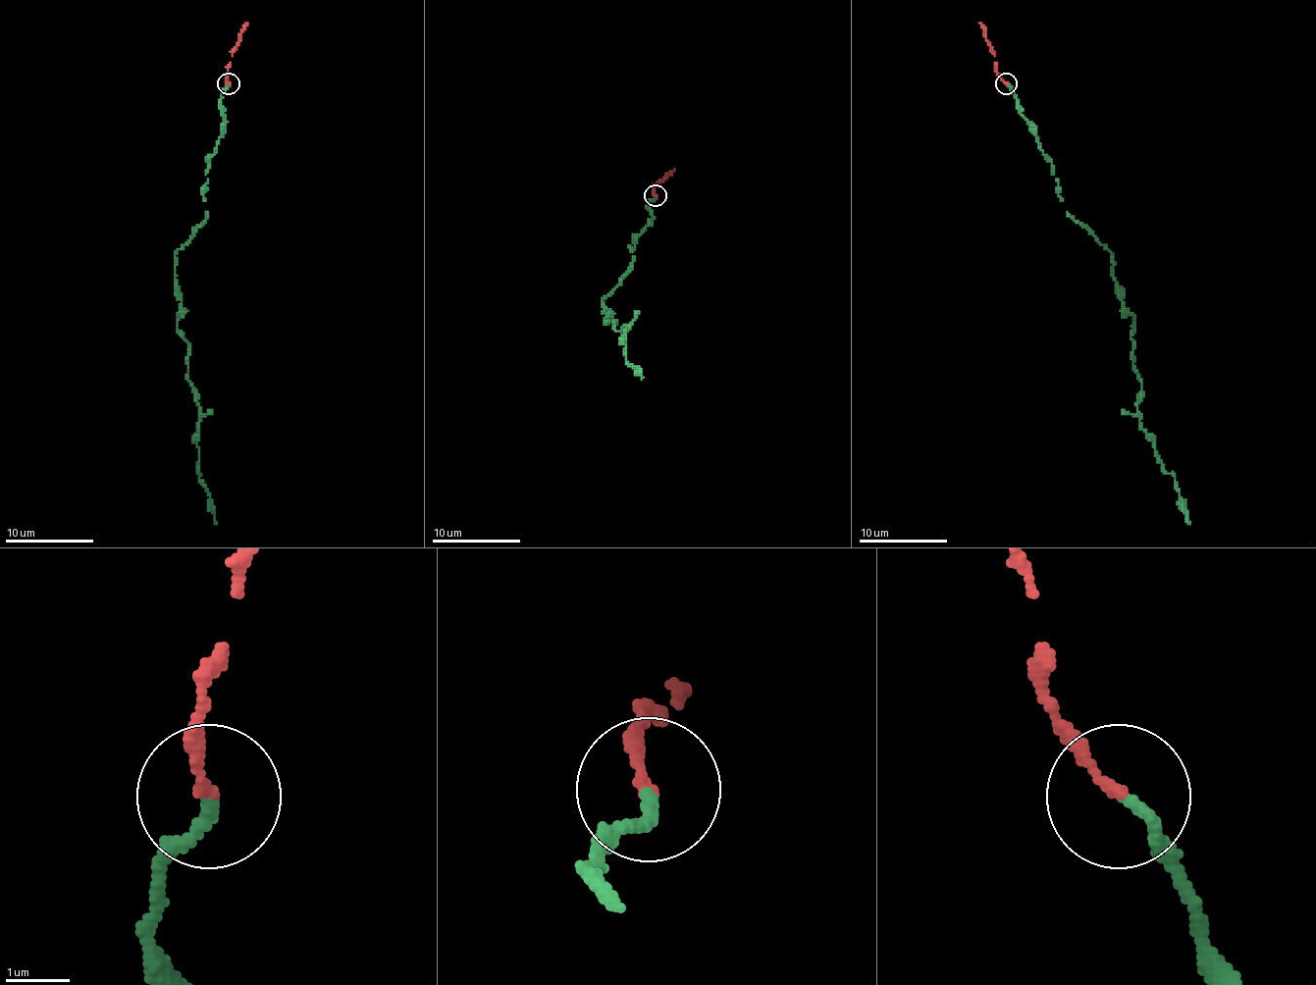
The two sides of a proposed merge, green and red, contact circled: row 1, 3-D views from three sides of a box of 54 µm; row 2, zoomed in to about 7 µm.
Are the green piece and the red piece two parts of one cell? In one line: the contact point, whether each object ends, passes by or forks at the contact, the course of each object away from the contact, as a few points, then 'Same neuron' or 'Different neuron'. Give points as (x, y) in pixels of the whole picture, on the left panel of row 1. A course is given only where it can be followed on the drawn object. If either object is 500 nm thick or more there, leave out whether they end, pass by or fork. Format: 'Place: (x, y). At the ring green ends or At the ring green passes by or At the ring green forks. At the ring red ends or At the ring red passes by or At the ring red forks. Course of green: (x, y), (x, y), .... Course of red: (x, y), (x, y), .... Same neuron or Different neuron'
Place: (228, 83). At the ring green ends. At the ring red ends. Course of green: (228, 84), (205, 221), (175, 253), (177, 333), (187, 343), (199, 478), (214, 524). Course of red: (228, 84), (232, 51), (240, 38), (240, 29), (247, 23). Same neuron

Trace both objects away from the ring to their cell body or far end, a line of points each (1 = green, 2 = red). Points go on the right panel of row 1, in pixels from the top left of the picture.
1: (1005, 84), (1051, 163), (1058, 196), (1111, 253), (1115, 293), (1132, 322), (1139, 427), (1175, 478), (1190, 524)
2: (1005, 84), (996, 71), (994, 51), (985, 38), (985, 29), (979, 23)

